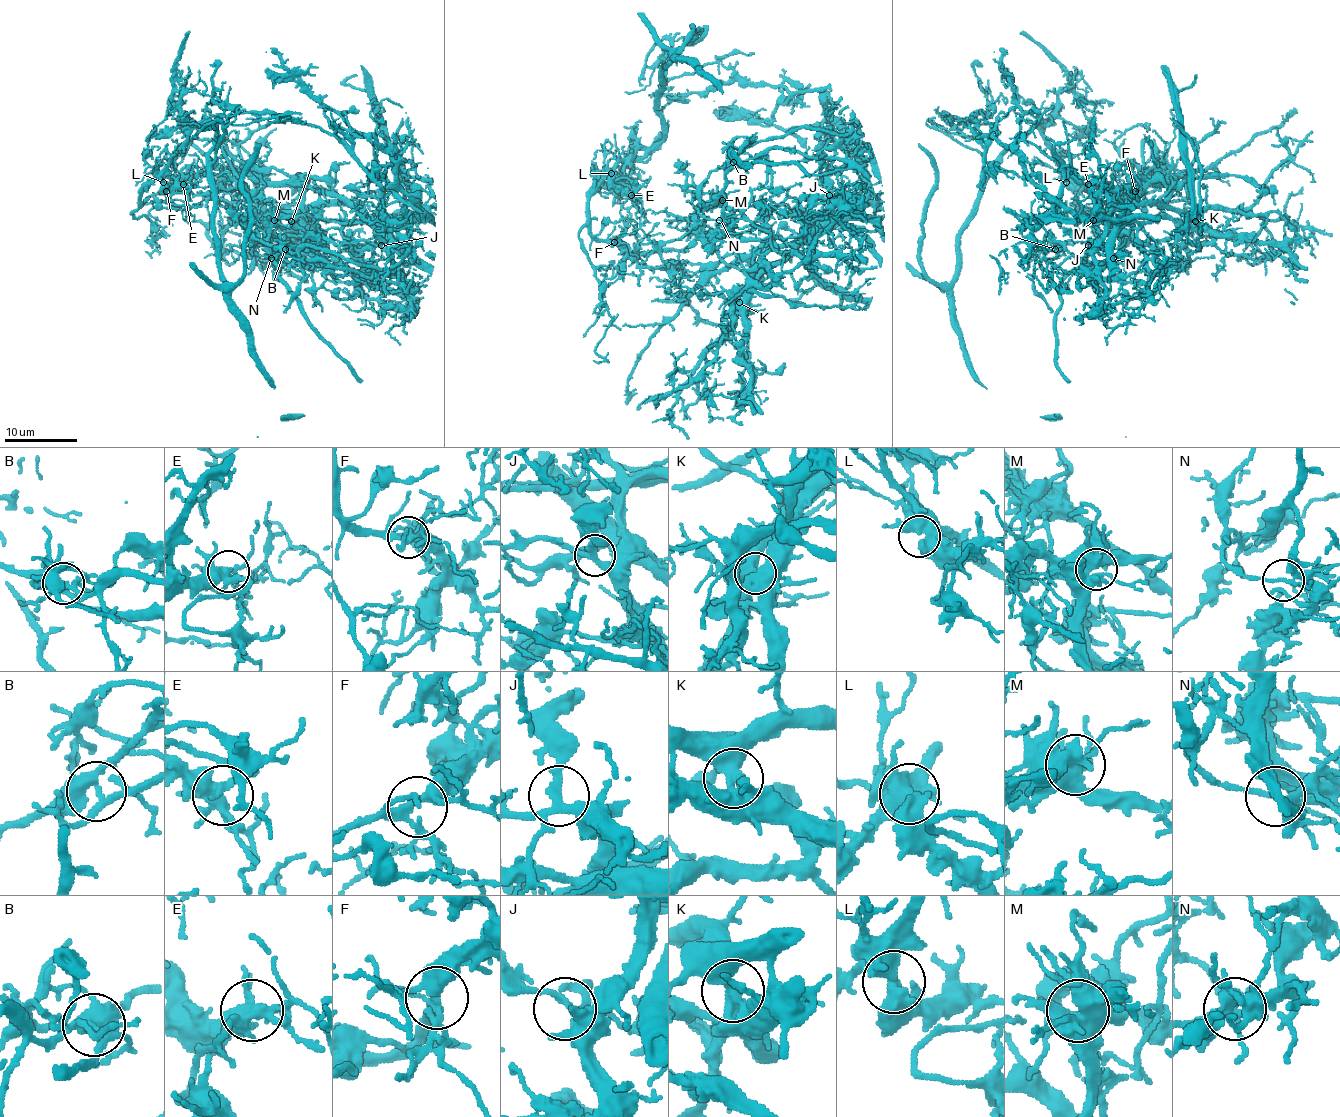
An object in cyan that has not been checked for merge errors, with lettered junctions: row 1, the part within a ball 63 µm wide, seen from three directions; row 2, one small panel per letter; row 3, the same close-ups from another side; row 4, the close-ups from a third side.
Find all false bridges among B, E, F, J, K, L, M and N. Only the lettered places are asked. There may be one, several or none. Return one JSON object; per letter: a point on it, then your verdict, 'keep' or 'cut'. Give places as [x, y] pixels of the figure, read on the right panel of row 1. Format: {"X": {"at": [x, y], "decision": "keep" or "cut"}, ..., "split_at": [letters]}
{"B": {"at": [1055, 249], "decision": "cut"}, "E": {"at": [1088, 184], "decision": "keep"}, "F": {"at": [1135, 191], "decision": "keep"}, "J": {"at": [1088, 245], "decision": "keep"}, "K": {"at": [1195, 221], "decision": "cut"}, "L": {"at": [1066, 182], "decision": "keep"}, "M": {"at": [1093, 220], "decision": "keep"}, "N": {"at": [1113, 258], "decision": "cut"}, "split_at": ["B", "K", "N"]}

